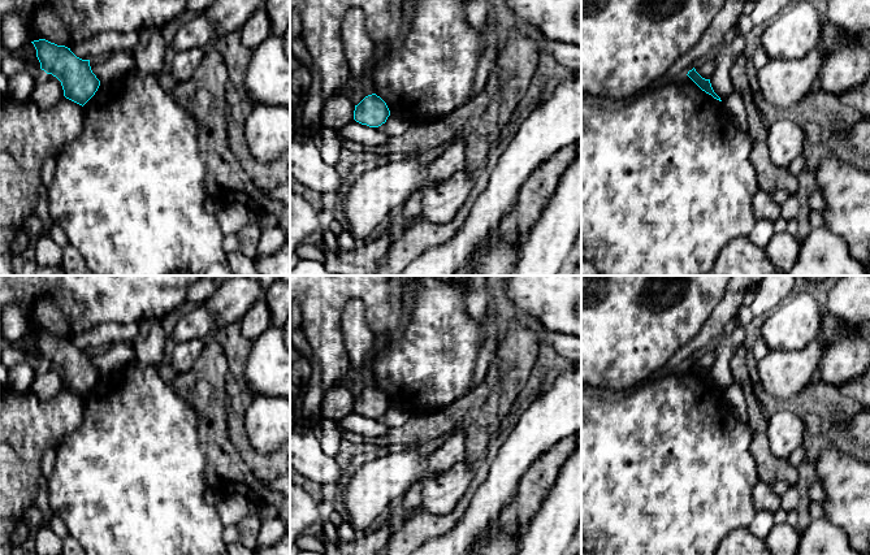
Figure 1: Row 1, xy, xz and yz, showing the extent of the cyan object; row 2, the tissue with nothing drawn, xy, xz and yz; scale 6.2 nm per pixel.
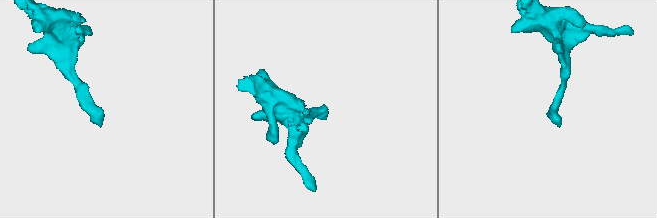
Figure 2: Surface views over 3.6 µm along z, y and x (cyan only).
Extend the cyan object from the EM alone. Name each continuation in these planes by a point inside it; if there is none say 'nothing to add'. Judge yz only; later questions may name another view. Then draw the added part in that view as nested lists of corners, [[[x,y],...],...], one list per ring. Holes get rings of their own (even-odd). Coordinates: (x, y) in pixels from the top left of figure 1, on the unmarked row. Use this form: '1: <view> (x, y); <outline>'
nothing to add

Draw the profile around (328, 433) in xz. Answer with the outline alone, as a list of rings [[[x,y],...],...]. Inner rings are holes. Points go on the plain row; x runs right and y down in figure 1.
[[[323,419],[313,430],[323,451],[329,456],[336,456],[339,451],[339,442],[342,439],[338,422],[332,419]]]

